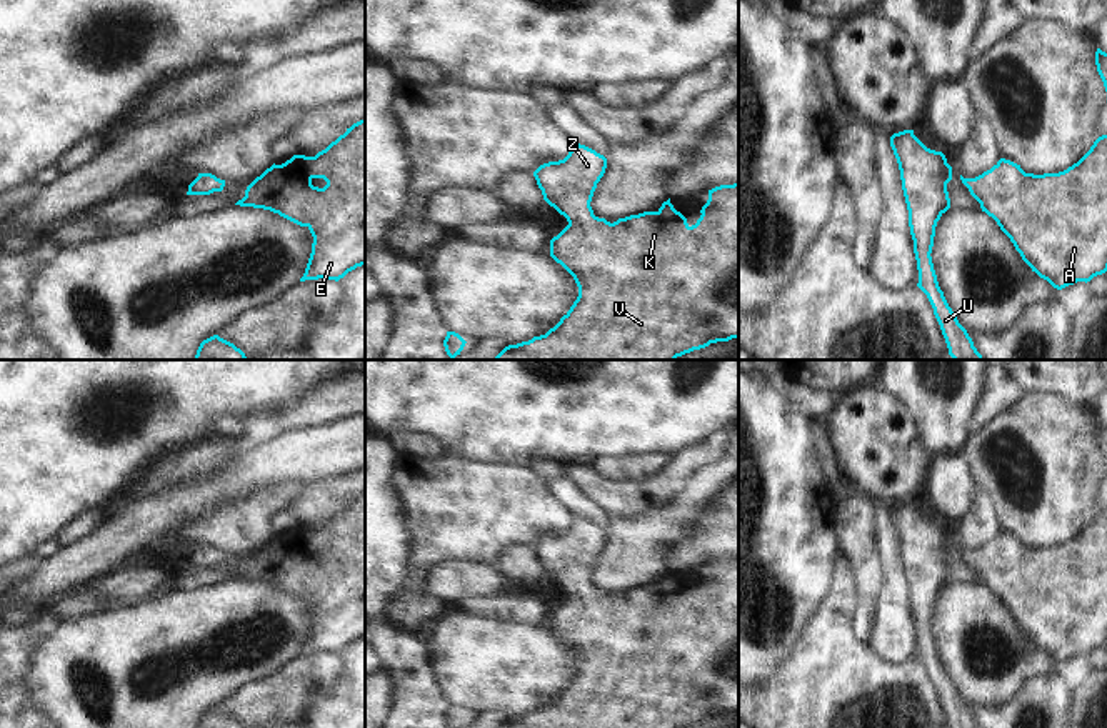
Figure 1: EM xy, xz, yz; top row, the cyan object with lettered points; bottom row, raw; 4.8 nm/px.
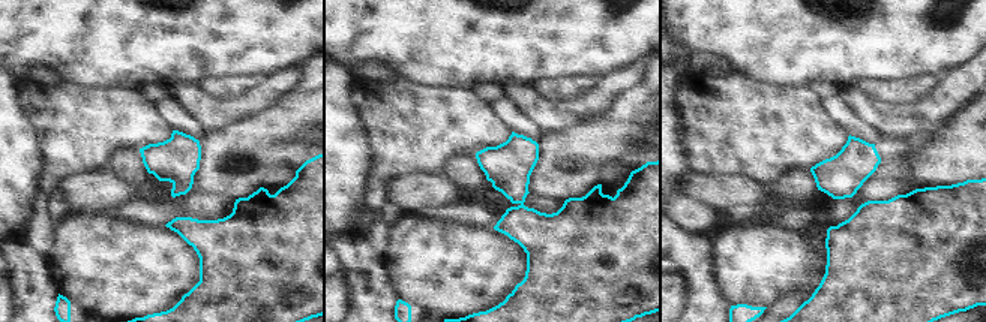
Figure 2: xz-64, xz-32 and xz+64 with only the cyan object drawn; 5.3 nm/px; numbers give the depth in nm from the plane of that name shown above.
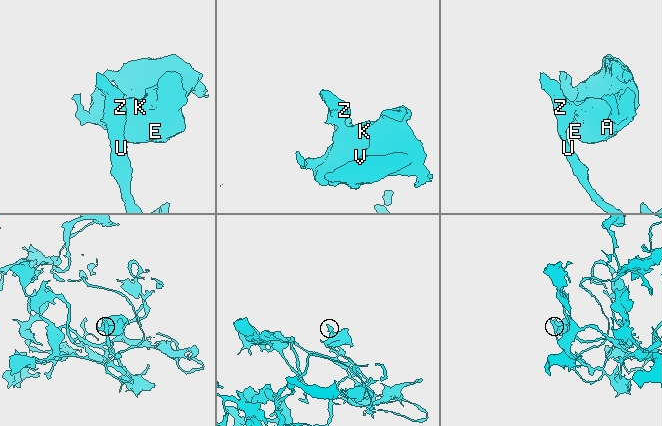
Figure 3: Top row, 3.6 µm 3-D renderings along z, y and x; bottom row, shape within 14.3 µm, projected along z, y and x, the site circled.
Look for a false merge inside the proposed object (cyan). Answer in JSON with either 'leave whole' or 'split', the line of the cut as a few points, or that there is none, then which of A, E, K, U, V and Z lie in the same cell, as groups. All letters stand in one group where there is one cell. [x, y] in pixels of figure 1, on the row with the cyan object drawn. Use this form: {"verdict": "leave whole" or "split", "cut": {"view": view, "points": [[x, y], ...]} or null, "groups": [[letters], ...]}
{"verdict": "leave whole", "cut": null, "groups": [["A", "E", "K", "U", "V", "Z"]]}

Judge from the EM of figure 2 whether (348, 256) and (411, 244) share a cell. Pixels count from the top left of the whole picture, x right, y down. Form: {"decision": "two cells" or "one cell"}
{"decision": "two cells"}

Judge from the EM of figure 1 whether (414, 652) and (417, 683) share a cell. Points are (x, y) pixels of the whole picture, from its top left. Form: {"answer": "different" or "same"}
{"answer": "same"}

